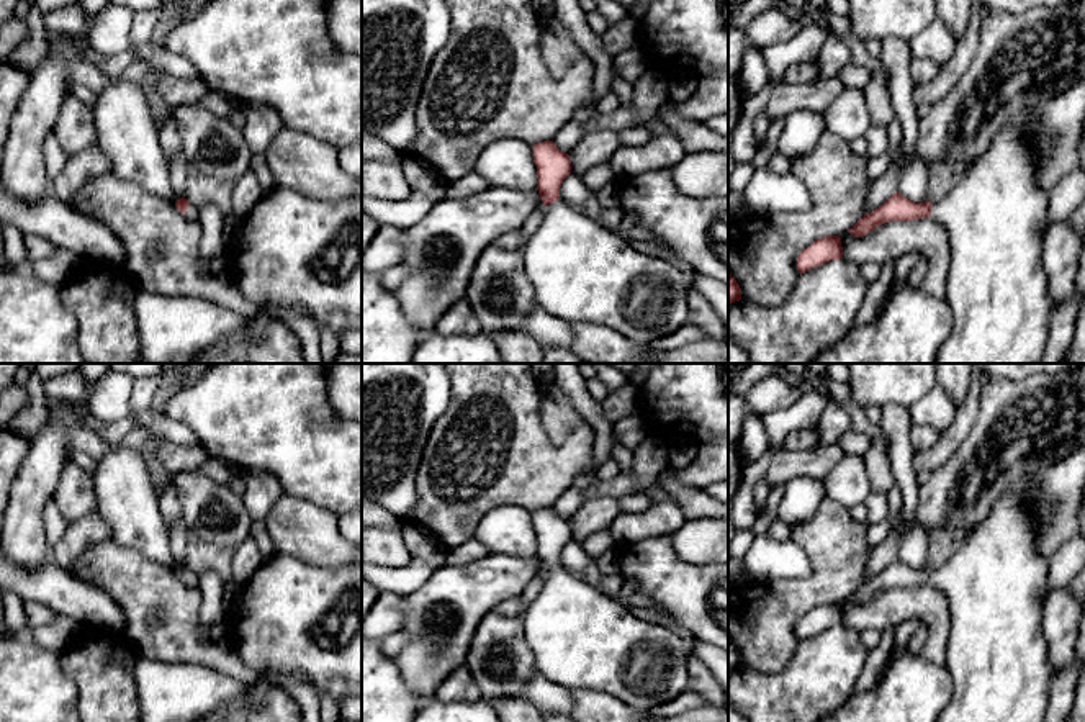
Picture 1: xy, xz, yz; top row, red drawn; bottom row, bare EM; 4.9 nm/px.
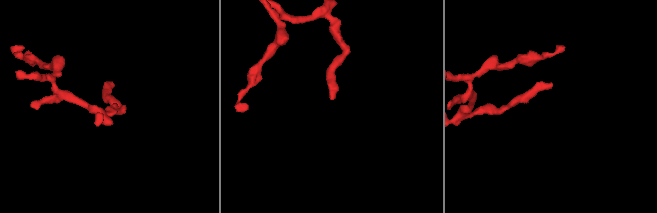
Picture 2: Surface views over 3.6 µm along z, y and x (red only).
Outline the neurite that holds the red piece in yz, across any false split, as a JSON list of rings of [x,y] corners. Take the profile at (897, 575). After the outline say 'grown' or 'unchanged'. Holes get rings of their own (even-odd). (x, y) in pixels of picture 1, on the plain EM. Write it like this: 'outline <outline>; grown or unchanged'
outline [[[1033,476],[1005,491],[967,535],[959,534],[954,553],[938,570],[915,570],[897,558],[848,598],[854,604],[862,604],[884,589],[923,584],[933,584],[946,594],[951,606],[946,668],[952,676],[952,696],[938,722],[1044,722],[1052,683],[1047,642],[1041,629],[1047,560],[1036,552],[1038,522],[1026,494]]]; grown

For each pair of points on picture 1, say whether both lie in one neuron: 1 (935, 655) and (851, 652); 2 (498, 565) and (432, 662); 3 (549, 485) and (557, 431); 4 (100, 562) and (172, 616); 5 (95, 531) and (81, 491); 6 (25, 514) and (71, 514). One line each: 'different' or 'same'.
1: different
2: same
3: different
4: same
5: different
6: different

